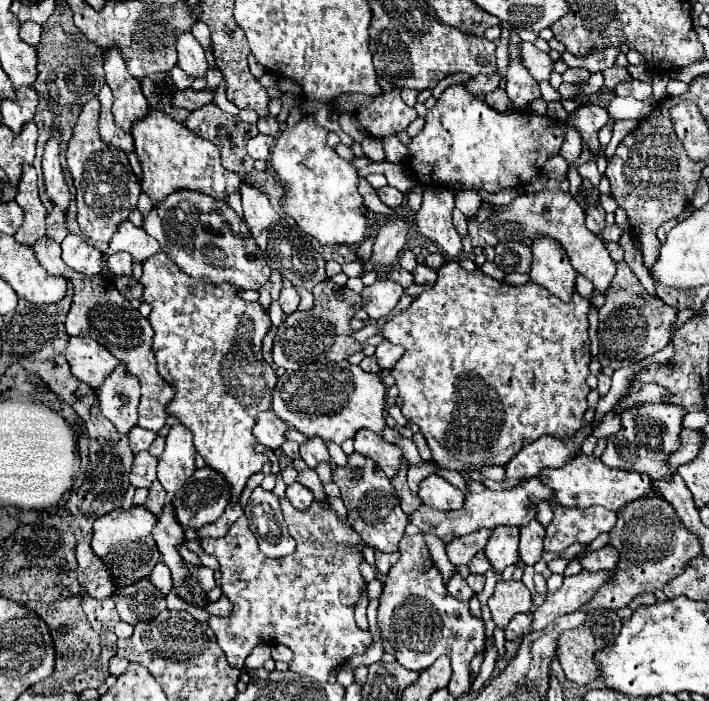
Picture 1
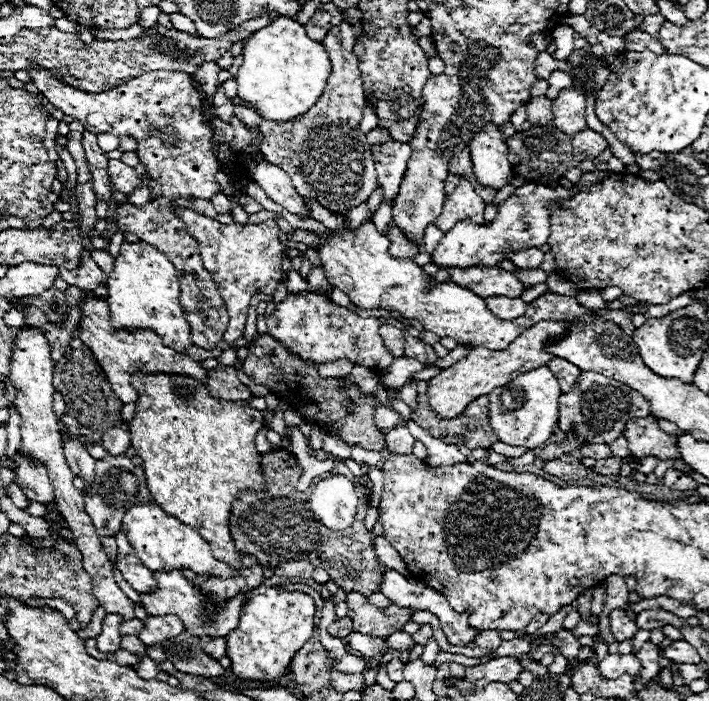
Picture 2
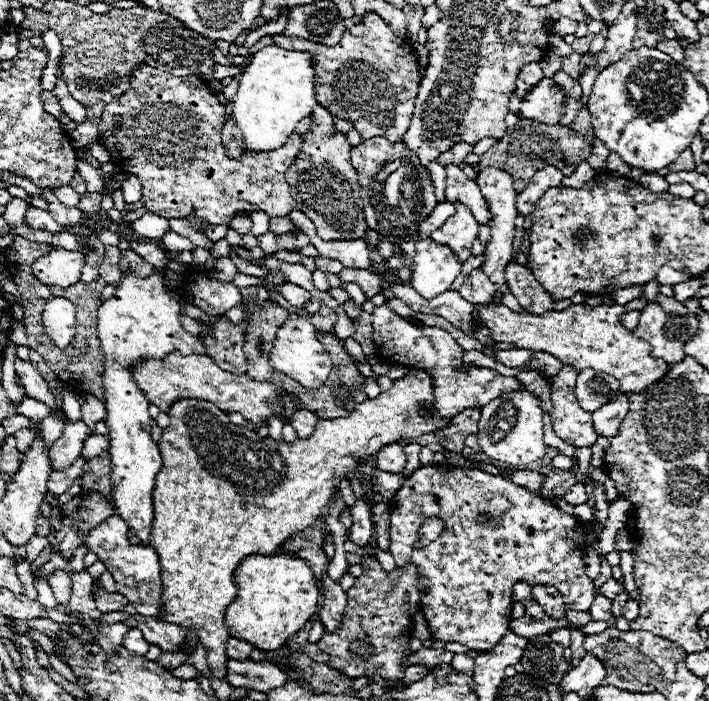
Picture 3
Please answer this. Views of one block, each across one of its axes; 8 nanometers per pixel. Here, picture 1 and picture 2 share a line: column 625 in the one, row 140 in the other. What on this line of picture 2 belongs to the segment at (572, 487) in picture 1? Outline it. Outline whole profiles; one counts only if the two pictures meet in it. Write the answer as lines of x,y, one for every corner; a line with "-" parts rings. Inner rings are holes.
492,122
486,124
480,132
474,134
470,140
470,154
472,154
472,170
480,184
502,188
508,184
512,174
512,166
508,162
508,146
500,128

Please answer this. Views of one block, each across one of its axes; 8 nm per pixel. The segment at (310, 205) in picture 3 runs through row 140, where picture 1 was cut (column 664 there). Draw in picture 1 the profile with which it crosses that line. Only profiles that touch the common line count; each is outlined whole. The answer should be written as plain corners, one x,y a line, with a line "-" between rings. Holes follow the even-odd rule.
618,262
616,276
606,290
606,302
598,310
598,316
600,316
598,326
600,364
616,370
660,352
672,338
678,310
674,306
664,304
658,296
648,294
646,288
636,278
636,274
628,268
628,264

